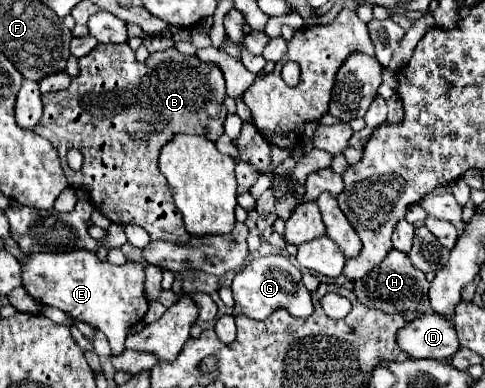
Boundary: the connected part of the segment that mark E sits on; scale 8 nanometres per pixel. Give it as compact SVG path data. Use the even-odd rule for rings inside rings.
M92 251L72 253L30 253L22 259L22 287L42 305L52 305L66 315L100 329L110 343L112 355L124 353L128 329L142 321L148 301L144 297L144 267L126 263L116 267L100 261Z

